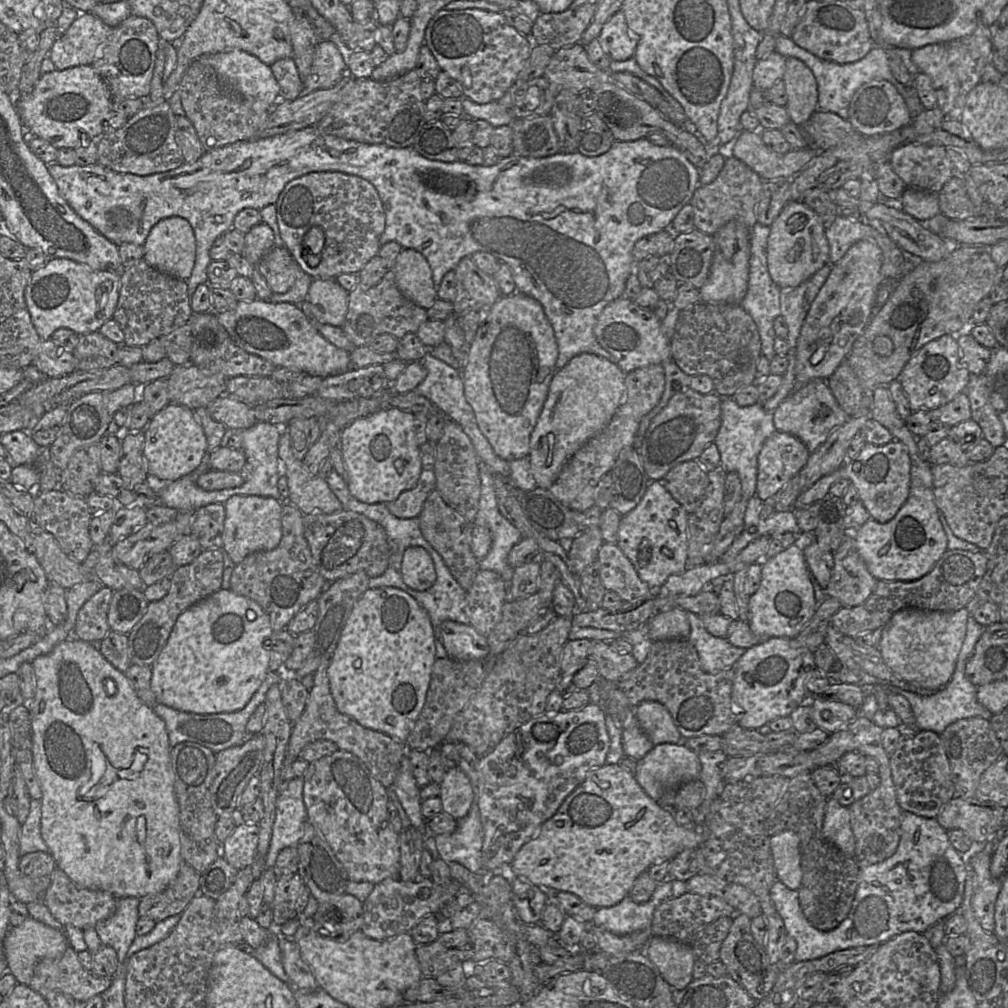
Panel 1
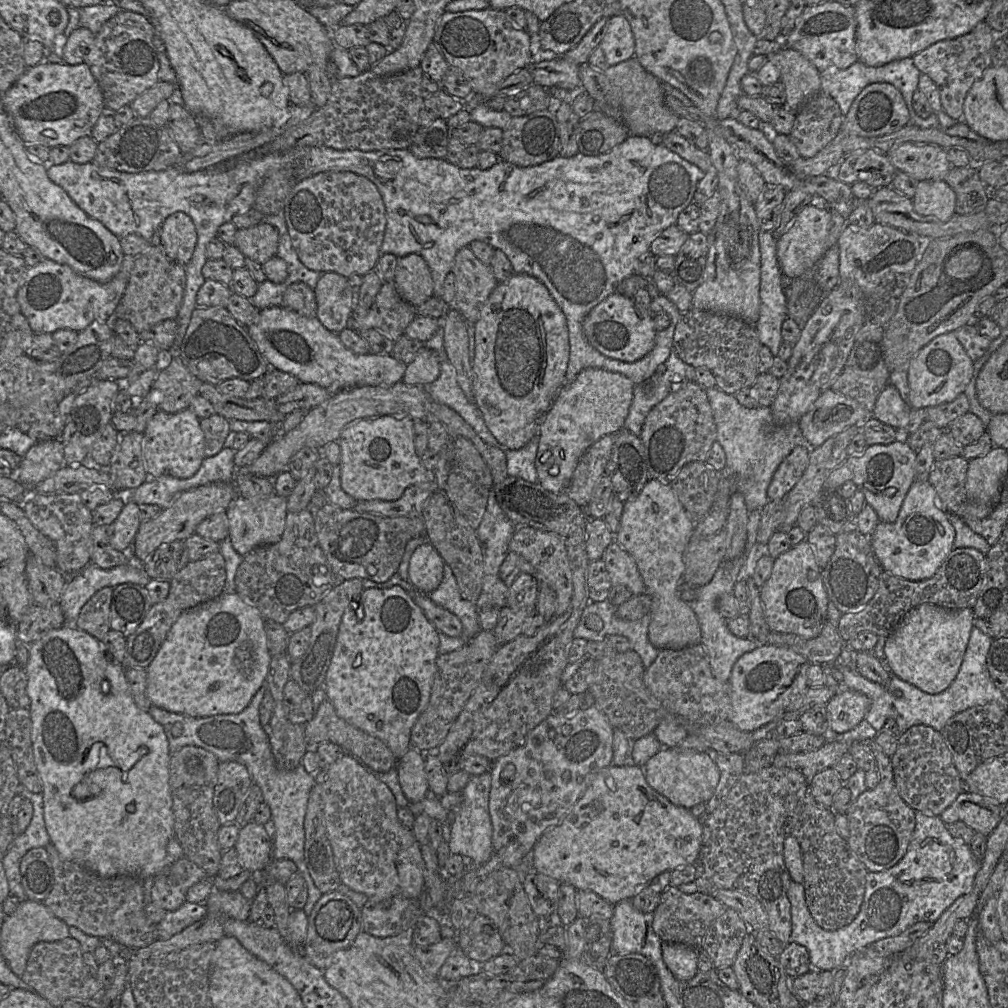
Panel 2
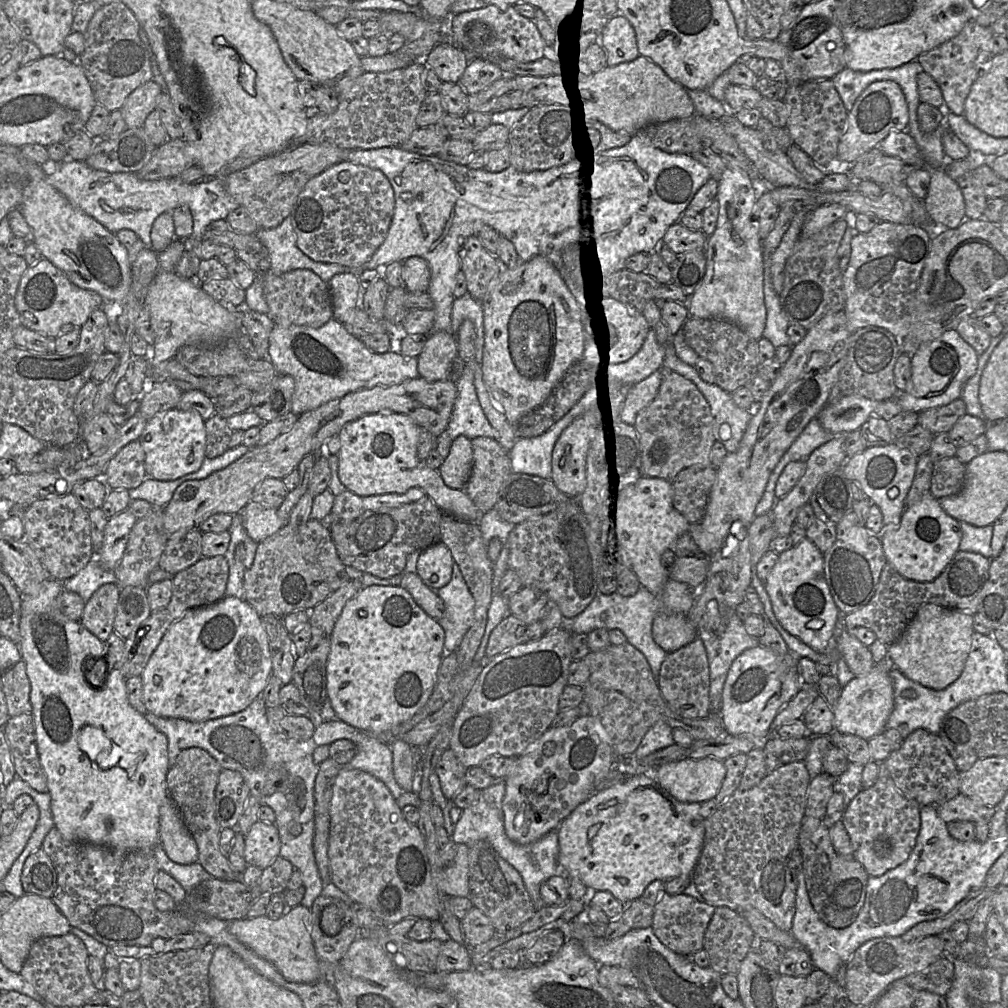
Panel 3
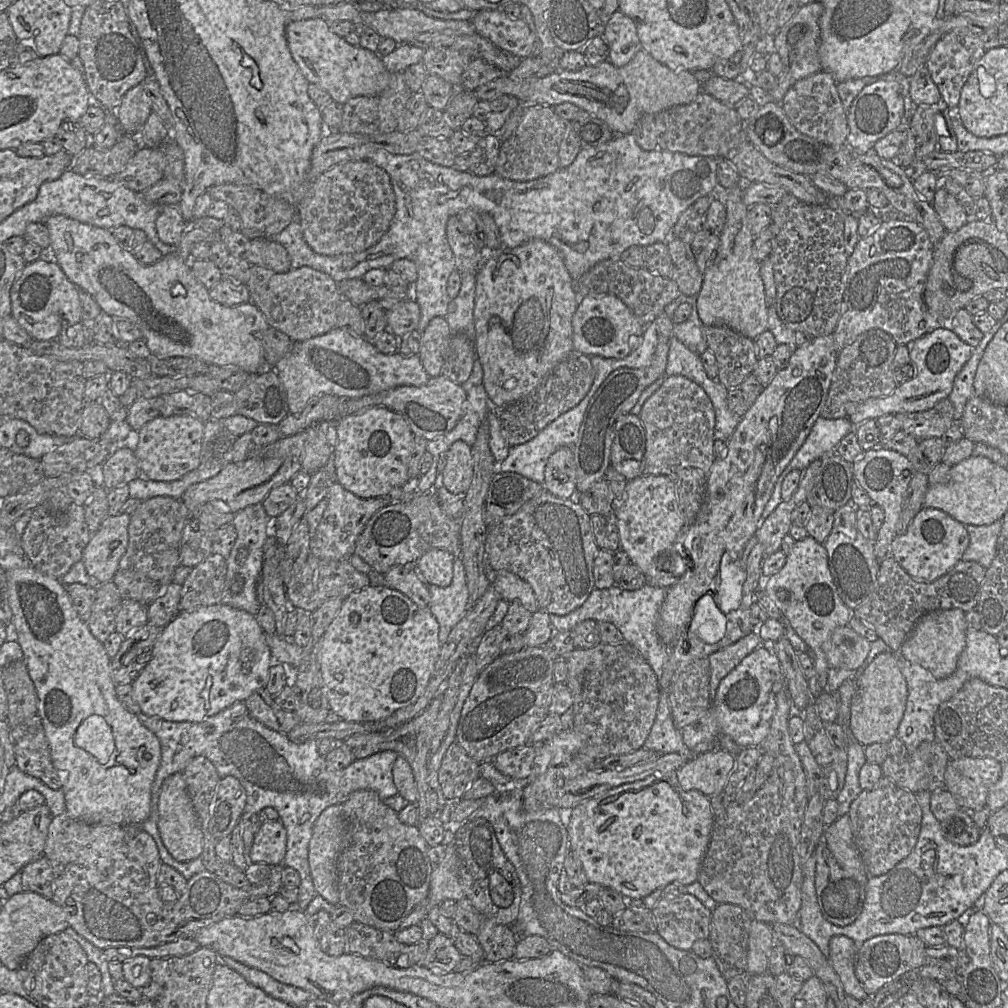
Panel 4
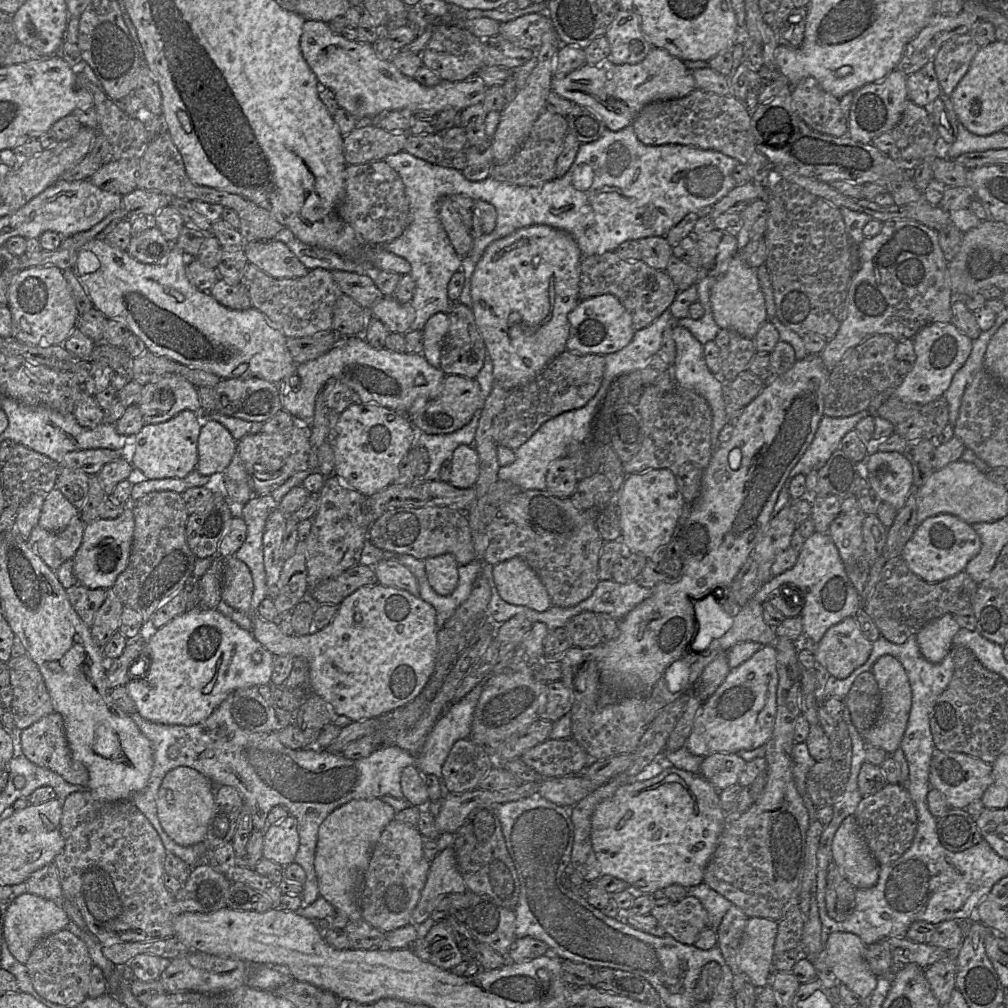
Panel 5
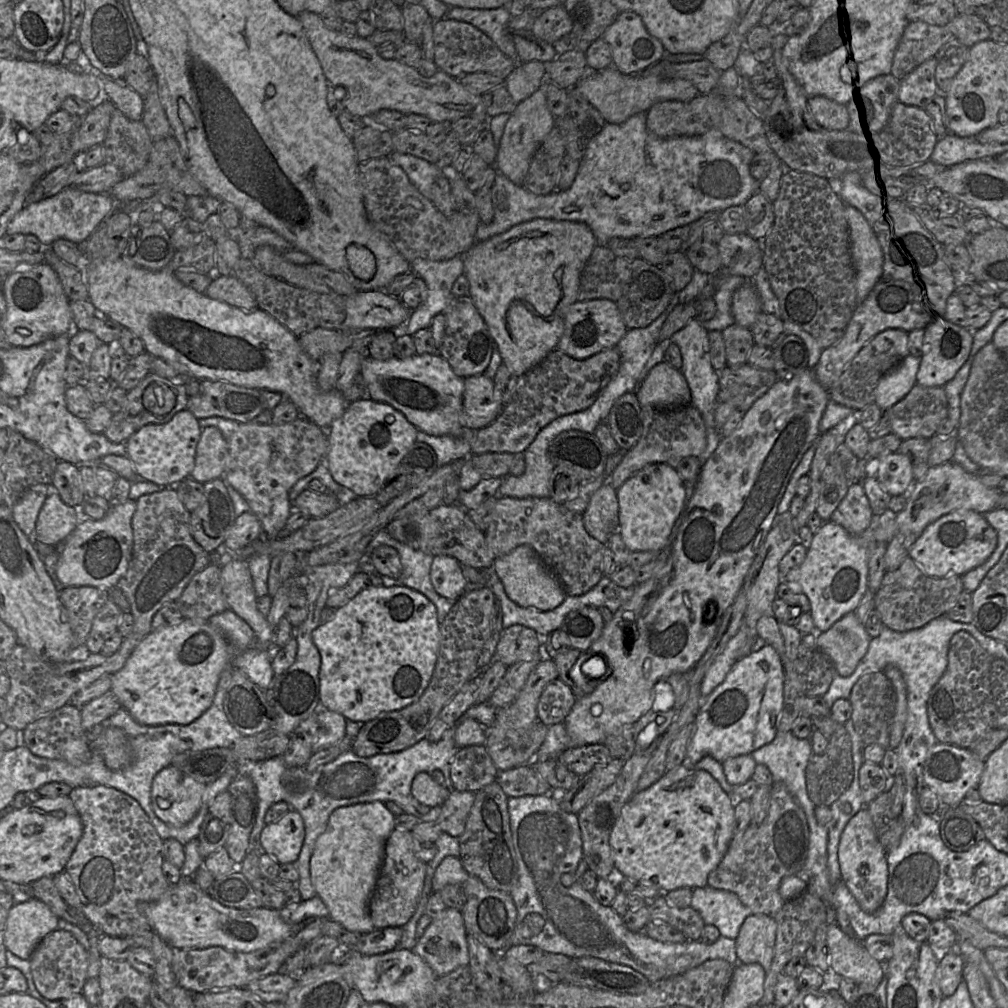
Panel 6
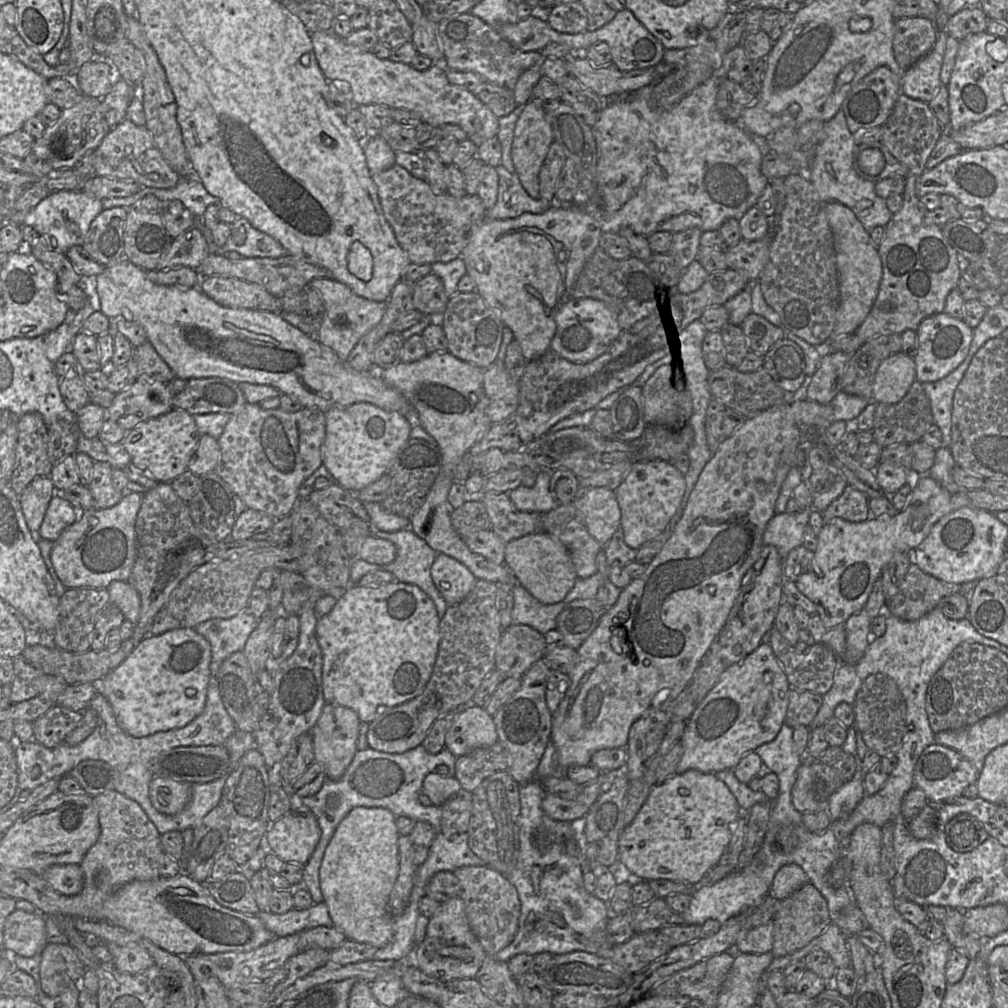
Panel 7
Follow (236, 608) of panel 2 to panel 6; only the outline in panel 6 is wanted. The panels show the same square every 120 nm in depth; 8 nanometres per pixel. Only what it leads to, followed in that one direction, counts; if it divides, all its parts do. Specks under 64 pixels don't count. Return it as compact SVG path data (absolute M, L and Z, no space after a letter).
M183 619L180 623L152 630L133 650L124 666L111 676L111 690L122 708L138 723L145 726L168 724L188 725L202 716L212 705L222 672L227 667L241 670L262 690L273 687L273 645L261 644L256 636L253 646L233 655L225 636L208 621Z

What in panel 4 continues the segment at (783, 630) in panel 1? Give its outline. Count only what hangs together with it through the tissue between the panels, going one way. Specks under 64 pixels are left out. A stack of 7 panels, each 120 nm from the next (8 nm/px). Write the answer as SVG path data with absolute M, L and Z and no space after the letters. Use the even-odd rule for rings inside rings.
M810 535L796 541L787 554L785 565L777 573L763 579L760 589L775 602L796 634L814 652L815 675L808 680L808 687L812 697L818 697L827 690L829 670L823 645L837 627L848 625L853 617L853 609L844 604L837 592L824 545ZM779 590L785 590L785 599L779 599Z

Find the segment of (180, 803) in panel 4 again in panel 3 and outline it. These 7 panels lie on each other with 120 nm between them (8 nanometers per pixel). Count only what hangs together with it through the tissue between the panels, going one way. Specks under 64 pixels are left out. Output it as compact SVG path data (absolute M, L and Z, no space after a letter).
M170 797L161 805L159 824L160 844L170 860L181 865L198 862L197 844Z

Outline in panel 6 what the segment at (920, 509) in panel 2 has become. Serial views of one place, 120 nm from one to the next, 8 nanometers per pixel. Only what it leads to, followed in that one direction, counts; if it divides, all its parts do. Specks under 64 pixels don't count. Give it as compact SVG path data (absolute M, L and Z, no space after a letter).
M957 510L929 524L909 549L908 557L930 577L962 576L982 565L997 545L997 532L985 517L972 510Z

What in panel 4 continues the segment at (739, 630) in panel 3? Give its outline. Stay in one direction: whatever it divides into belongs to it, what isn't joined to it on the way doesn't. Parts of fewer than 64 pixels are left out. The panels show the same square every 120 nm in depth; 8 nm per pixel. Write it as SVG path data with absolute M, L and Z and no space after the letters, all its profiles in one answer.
M758 628L735 643L712 653L710 661L709 693L711 704L716 697L719 684L747 655L763 645Z

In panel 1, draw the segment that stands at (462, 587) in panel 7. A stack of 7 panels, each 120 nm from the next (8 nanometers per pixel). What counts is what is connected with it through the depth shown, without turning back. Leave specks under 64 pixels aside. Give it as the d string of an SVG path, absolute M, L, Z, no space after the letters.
M411 546L404 551L400 575L403 582L416 591L429 589L437 578L432 557L420 546Z

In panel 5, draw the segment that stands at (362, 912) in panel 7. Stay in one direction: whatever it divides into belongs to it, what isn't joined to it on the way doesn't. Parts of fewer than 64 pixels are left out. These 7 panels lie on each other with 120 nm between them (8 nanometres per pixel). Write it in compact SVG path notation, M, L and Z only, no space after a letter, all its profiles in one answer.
M381 799L354 800L335 809L319 826L314 855L319 895L351 921L362 919L358 895L363 875L374 846L395 814L396 811Z

